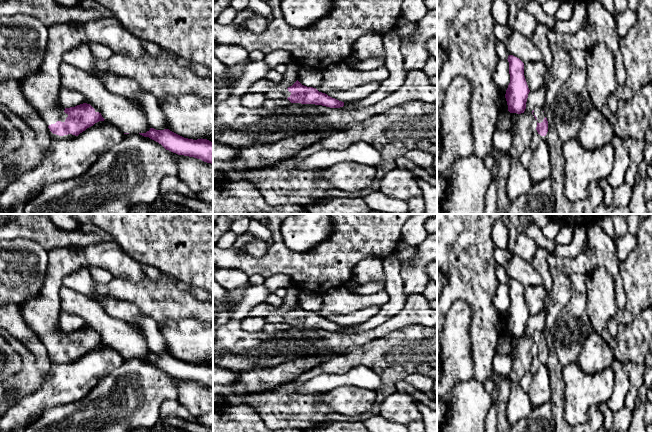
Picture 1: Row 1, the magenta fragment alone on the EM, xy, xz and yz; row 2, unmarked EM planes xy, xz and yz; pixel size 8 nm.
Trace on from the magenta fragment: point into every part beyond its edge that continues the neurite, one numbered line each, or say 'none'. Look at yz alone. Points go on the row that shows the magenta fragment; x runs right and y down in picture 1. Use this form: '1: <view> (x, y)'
1: yz (538, 111)

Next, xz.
1: xz (280, 93)

